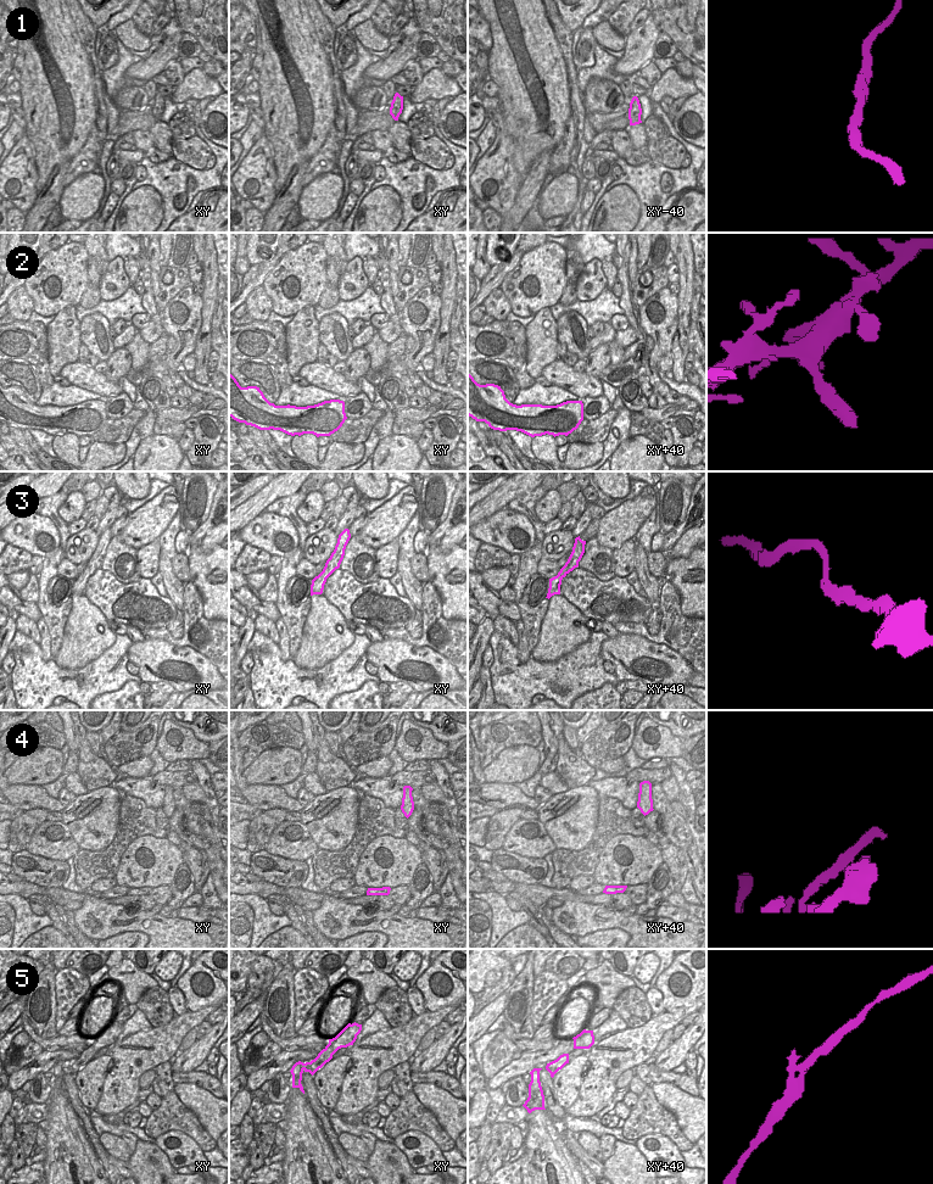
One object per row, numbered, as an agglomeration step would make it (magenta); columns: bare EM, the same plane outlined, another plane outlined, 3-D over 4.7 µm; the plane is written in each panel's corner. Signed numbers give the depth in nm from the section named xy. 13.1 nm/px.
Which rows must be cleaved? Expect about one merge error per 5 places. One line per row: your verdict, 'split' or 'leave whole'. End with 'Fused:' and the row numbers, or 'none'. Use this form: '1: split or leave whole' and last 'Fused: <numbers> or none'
1: leave whole
2: leave whole
3: leave whole
4: leave whole
5: leave whole
Fused: none

